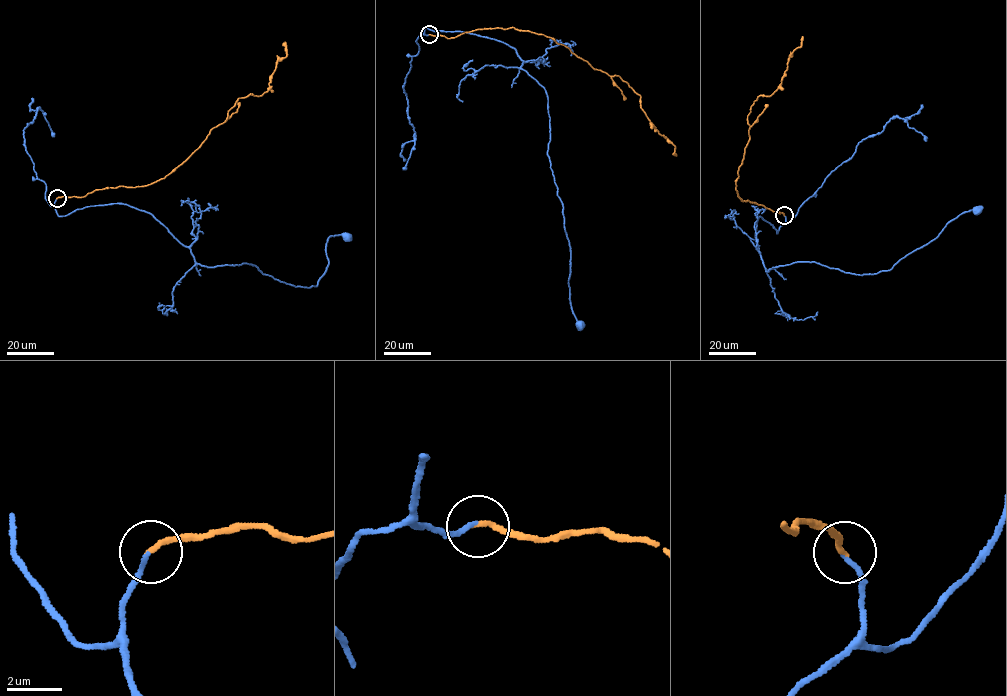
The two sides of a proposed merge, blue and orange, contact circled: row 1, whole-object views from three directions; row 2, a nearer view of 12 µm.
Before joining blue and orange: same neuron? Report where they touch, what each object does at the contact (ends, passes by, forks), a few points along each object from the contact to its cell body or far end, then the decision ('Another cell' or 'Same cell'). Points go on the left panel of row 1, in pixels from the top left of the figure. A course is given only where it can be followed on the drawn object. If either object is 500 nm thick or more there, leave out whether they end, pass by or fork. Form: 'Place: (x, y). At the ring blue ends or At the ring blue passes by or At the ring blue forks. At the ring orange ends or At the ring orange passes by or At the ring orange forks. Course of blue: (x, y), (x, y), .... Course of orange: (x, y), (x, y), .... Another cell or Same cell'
Place: (57, 198). At the ring blue ends. At the ring orange ends. Course of blue: (57, 198), (59, 216), (127, 204), (197, 263), (246, 263), (296, 286), (316, 286), (328, 238), (347, 234). Course of orange: (57, 198), (163, 178), (224, 121), (237, 99), (268, 90), (277, 61), (287, 54), (285, 42). Same cell

